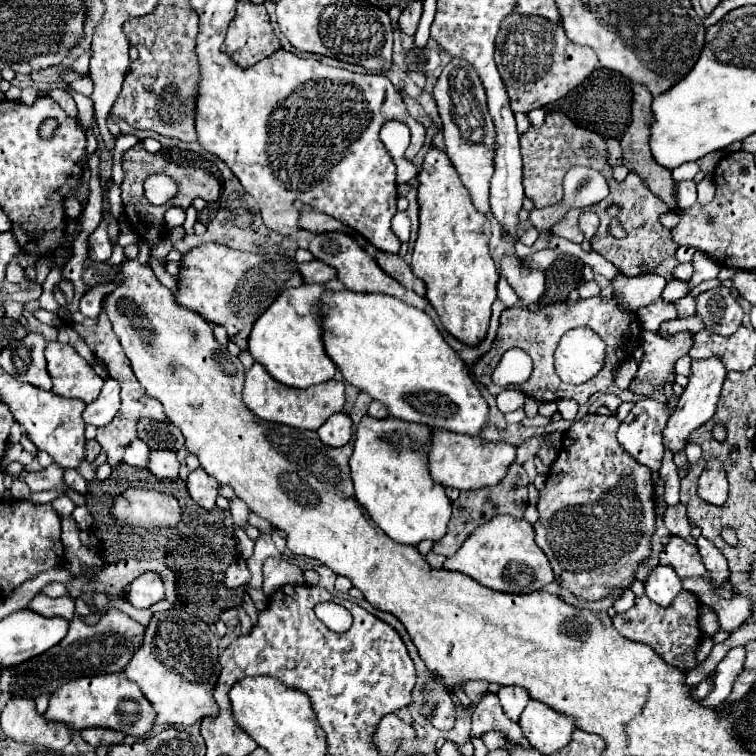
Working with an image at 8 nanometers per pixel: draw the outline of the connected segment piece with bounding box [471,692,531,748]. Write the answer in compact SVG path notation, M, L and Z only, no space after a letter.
M487 692L481 702L477 704L475 712L473 712L473 726L471 726L471 734L473 736L481 736L483 732L489 732L489 730L495 730L495 732L501 732L509 744L515 748L515 746L521 746L521 748L531 748L529 740L523 738L523 732L519 728L519 724L515 724L513 720L509 720L499 704L499 698L497 694L491 694Z

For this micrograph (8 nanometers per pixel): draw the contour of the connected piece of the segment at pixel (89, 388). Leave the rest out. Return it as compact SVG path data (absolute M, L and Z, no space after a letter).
M49 342L45 358L55 394L65 398L79 398L87 404L99 396L103 378L95 374L91 364L83 360L73 346Z

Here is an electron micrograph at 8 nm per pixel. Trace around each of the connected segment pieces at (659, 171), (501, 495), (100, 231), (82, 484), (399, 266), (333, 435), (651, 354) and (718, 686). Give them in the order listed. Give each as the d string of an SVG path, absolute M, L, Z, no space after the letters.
M633 86L633 122L629 126L629 130L625 132L625 136L621 138L621 146L623 146L623 164L631 170L637 172L641 176L641 180L647 184L647 188L661 196L661 200L665 200L671 208L675 208L675 200L673 200L673 178L669 168L663 168L661 164L657 164L657 160L651 154L651 146L649 146L649 138L651 138L651 120L653 120L653 112L651 112L651 100L653 96L649 94L649 90L645 86Z
M511 464L507 468L505 478L499 484L483 486L483 488L475 488L475 490L461 490L459 498L453 502L453 516L451 516L447 534L433 544L433 552L441 554L441 556L453 556L463 546L463 542L473 534L473 530L477 530L485 522L489 522L493 516L509 514L513 518L523 518L523 512L527 508L527 486L529 486L529 478L527 478L527 472L523 470L523 466Z
M101 222L91 234L89 234L89 256L91 260L105 262L111 256L111 242L107 236L107 222Z
M65 470L65 482L73 488L73 490L77 490L77 492L81 492L81 494L89 494L89 482L77 472L77 470Z
M379 252L379 254L375 256L375 262L377 262L391 278L395 278L403 288L409 288L409 290L417 292L419 296L425 296L425 284L423 284L423 280L419 280L419 278L411 272L409 264L407 264L403 258L399 258L397 254Z
M337 412L327 418L327 422L317 430L317 434L327 446L345 446L353 434L353 420L345 412Z
M641 332L639 340L643 358L639 370L629 384L629 390L641 396L653 396L675 378L675 362L685 356L693 344L693 334L685 332L673 340L661 338L657 332Z
M737 646L737 648L731 648L727 652L727 656L717 664L717 668L715 668L715 688L707 698L701 700L701 702L705 702L705 706L713 708L713 706L719 706L721 702L727 700L727 696L733 690L735 678L743 670L743 660L745 660L745 648Z

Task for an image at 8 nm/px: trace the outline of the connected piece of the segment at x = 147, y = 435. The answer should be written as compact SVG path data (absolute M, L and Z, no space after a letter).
M143 420L141 428L139 428L139 438L145 440L153 450L177 452L183 446L183 434L171 422Z

